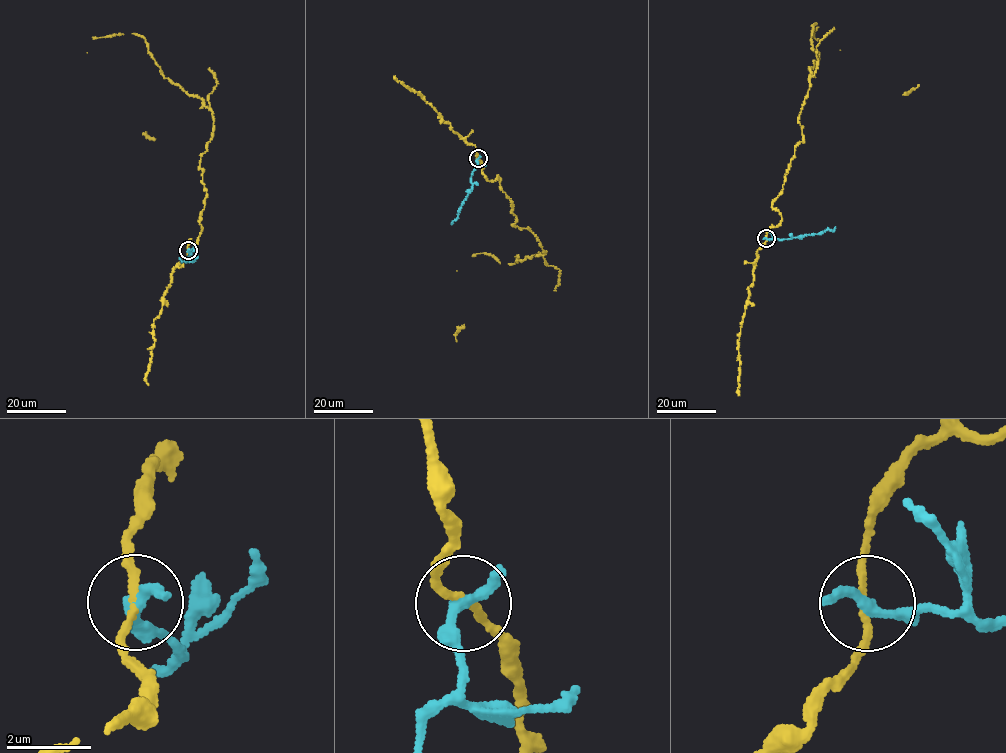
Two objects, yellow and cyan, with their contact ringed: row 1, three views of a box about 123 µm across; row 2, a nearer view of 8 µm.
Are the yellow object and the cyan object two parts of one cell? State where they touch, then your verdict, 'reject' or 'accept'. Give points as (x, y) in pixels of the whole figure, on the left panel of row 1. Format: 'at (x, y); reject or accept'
at (188, 250); reject

